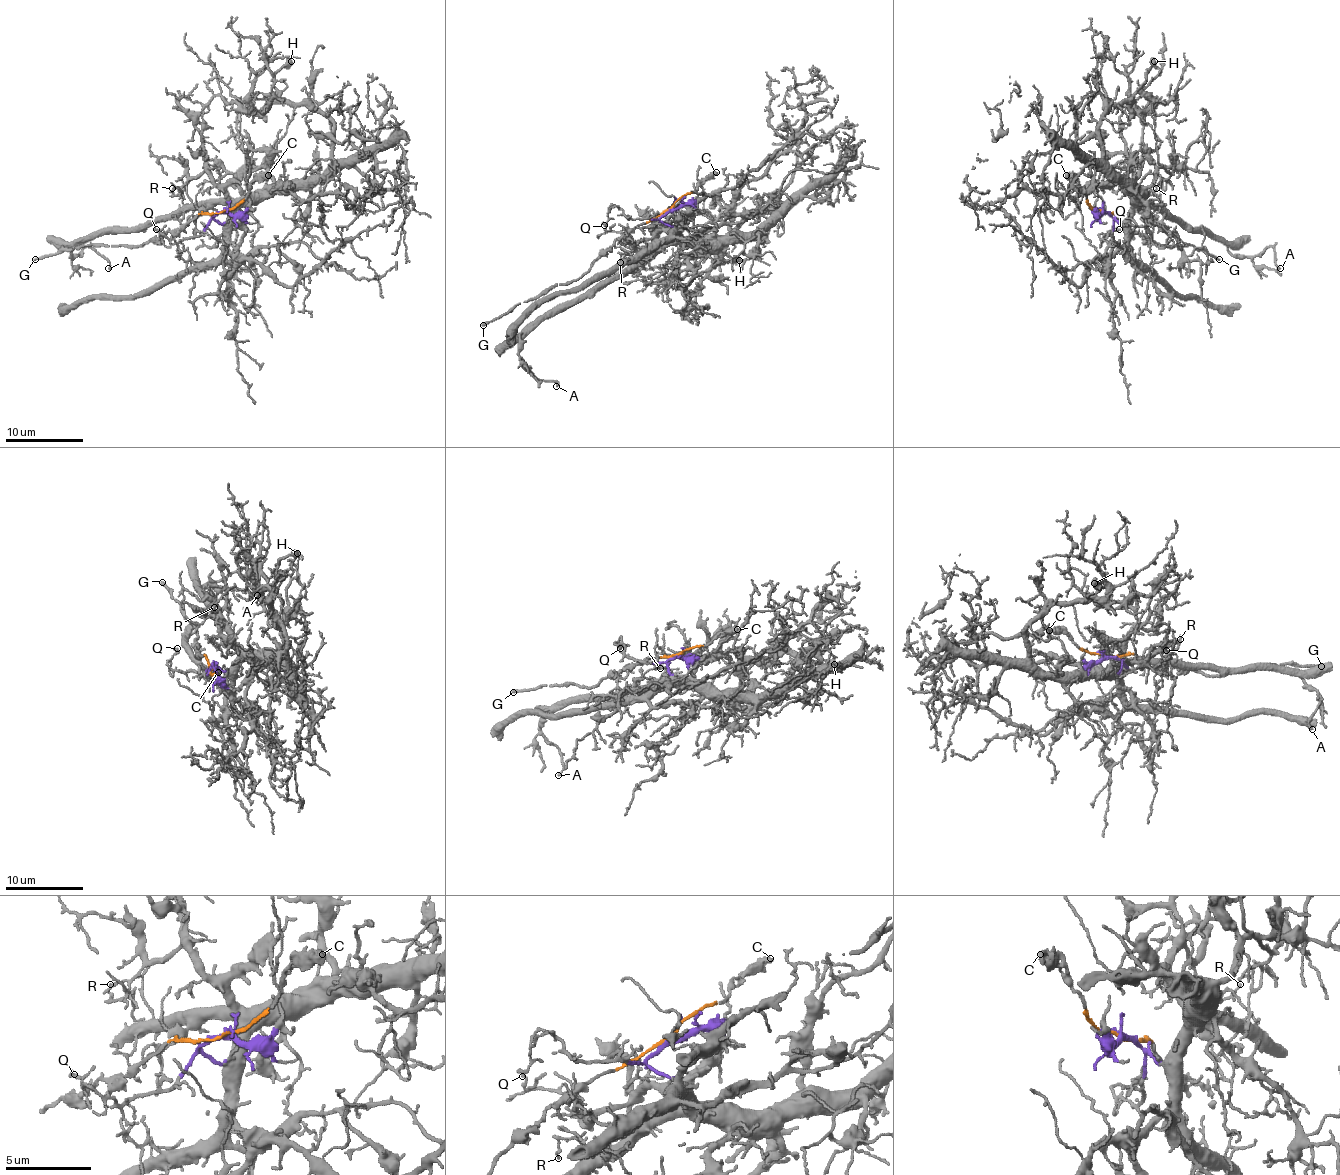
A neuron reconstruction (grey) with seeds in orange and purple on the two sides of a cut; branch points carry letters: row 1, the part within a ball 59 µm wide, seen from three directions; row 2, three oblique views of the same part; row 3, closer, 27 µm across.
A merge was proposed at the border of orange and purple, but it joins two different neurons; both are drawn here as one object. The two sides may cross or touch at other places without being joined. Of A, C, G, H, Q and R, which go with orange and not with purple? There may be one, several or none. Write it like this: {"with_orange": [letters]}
{"with_orange": ["C", "G"]}

